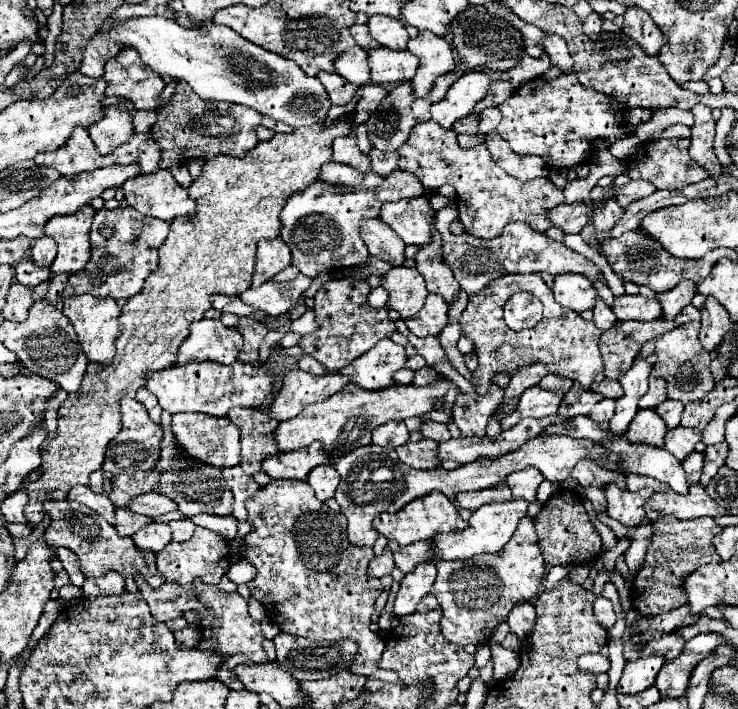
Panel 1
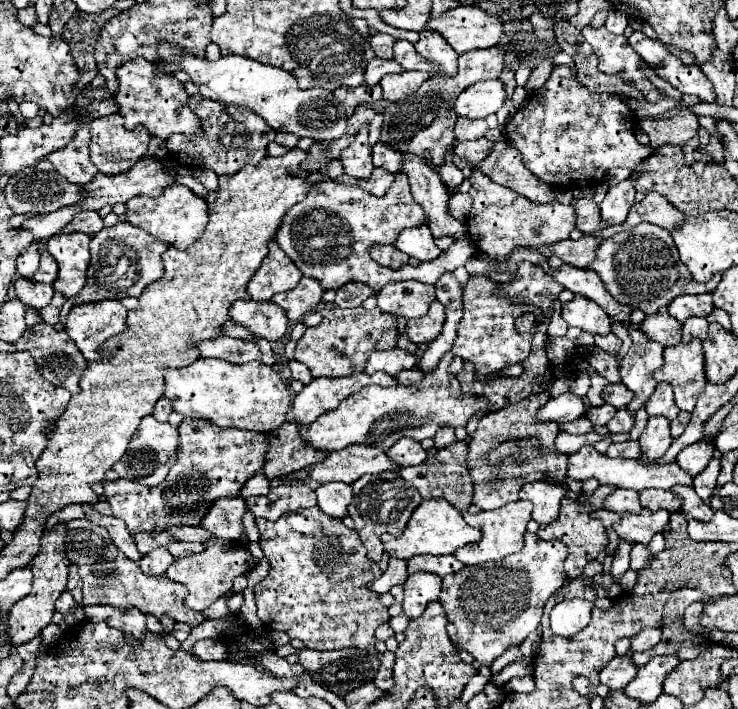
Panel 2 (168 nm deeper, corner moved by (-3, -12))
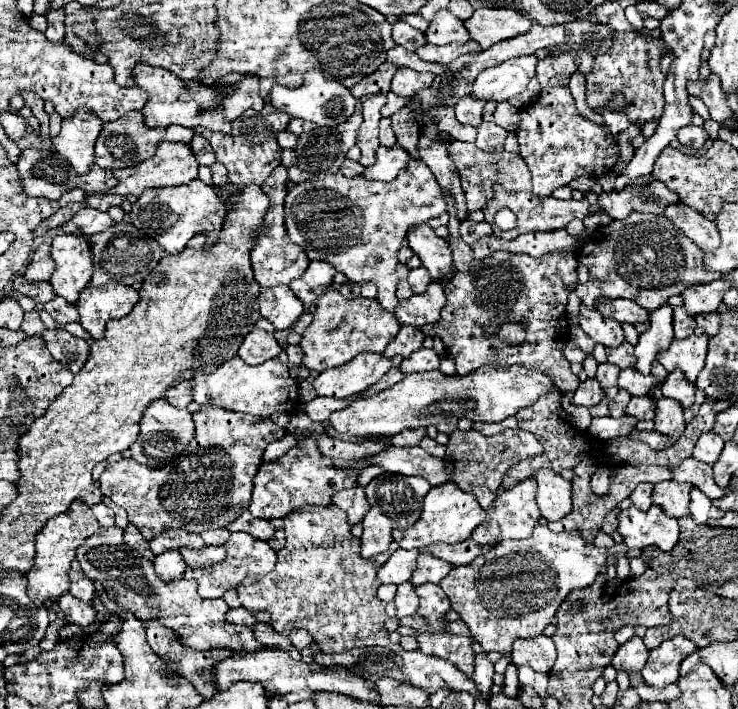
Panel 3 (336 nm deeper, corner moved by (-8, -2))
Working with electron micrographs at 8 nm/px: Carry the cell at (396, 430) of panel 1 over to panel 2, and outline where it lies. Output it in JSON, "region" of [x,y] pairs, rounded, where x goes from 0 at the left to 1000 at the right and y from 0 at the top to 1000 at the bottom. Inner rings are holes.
{"region":[[[542,618],[528,635],[523,635],[523,640],[537,657],[542,654],[542,660],[572,654],[577,649],[577,635],[564,621],[553,621],[553,618]]]}

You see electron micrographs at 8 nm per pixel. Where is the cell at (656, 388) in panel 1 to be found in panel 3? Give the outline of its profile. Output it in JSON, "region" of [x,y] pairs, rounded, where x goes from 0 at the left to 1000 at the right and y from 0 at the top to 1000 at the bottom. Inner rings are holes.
{"region":[[[912,522],[904,530],[904,536],[896,547],[896,556],[920,564],[925,570],[925,575],[936,575],[936,570],[942,567],[942,542],[936,542],[923,522]]]}

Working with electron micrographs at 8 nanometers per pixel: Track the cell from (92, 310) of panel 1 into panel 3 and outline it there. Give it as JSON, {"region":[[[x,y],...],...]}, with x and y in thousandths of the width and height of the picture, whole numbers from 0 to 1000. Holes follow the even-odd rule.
{"region":[[[148,398],[142,403],[118,403],[107,415],[104,437],[110,446],[110,460],[126,474],[137,477],[142,457],[172,446],[188,426],[188,412],[180,403],[161,398]]]}

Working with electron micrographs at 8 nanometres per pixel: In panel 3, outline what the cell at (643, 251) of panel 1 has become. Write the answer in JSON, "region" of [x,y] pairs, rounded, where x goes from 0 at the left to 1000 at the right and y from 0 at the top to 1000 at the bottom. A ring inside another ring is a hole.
{"region":[[[858,299],[844,310],[828,310],[822,319],[812,319],[801,330],[801,336],[785,350],[782,367],[785,372],[795,375],[801,389],[795,401],[782,401],[776,412],[785,417],[787,429],[793,429],[801,437],[809,434],[812,423],[850,420],[871,432],[877,440],[882,440],[882,437],[890,437],[896,426],[904,426],[907,417],[923,415],[934,403],[955,401],[955,398],[966,398],[977,392],[977,386],[955,381],[953,355],[944,353],[944,347],[939,347],[939,341],[934,341],[934,336],[928,336],[928,330],[923,330],[923,324],[912,319],[912,313],[907,313],[901,305],[869,302],[869,299]]]}

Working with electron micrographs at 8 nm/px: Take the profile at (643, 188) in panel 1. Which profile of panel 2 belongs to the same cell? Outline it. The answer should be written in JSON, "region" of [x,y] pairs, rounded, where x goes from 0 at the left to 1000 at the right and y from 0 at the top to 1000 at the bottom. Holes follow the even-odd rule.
{"region":[[[881,271],[854,293],[851,307],[840,319],[840,324],[859,322],[867,313],[881,313],[881,316],[897,319],[902,324],[911,324],[924,310],[927,310],[927,302],[921,296],[911,293],[911,288],[905,288],[905,282],[897,279],[892,271]]]}

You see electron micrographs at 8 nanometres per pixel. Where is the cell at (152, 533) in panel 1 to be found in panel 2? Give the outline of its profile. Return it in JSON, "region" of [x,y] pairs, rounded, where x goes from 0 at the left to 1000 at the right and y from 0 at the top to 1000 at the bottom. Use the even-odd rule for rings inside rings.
{"region":[[[220,770],[220,773],[206,776],[203,781],[195,781],[195,784],[187,790],[187,798],[190,798],[190,804],[192,804],[195,810],[209,812],[209,810],[222,810],[233,793],[236,793],[233,781]]]}

